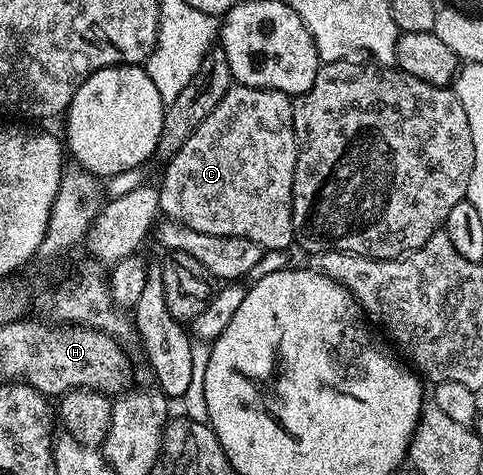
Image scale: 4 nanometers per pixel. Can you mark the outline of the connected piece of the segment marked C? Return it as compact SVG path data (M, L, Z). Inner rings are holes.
M233 84L218 100L218 108L190 132L190 140L180 145L180 151L167 159L168 167L164 170L164 179L158 182L160 192L160 214L165 219L181 222L186 228L192 228L194 232L206 232L210 236L242 236L246 240L254 240L254 244L264 247L265 251L287 251L288 245L293 245L292 236L292 185L294 184L294 171L296 171L296 152L298 149L298 135L294 128L294 116L292 115L293 99L289 95L277 90L259 90L253 86Z

